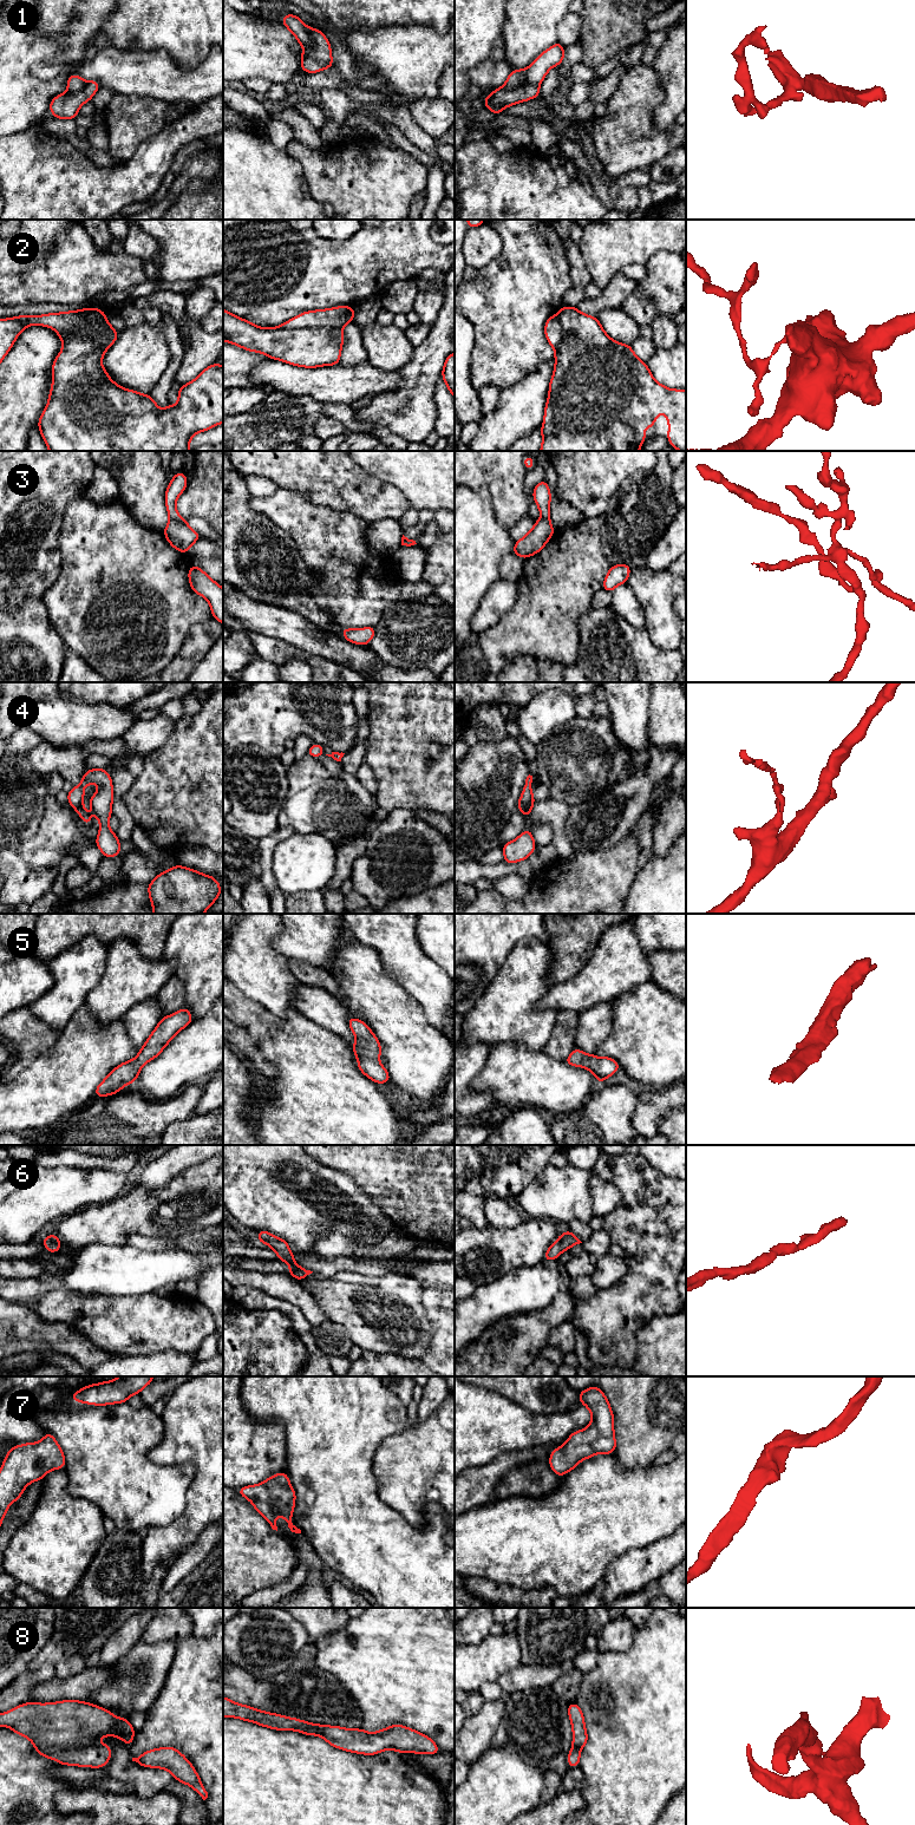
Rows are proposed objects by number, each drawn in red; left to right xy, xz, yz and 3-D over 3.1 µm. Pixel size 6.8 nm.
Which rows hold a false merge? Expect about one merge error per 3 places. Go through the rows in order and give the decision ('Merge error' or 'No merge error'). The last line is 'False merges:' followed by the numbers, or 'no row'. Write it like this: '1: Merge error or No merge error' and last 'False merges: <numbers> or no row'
1: Merge error
2: Merge error
3: Merge error
4: No merge error
5: No merge error
6: No merge error
7: No merge error
8: No merge error
False merges: 1, 2, 3

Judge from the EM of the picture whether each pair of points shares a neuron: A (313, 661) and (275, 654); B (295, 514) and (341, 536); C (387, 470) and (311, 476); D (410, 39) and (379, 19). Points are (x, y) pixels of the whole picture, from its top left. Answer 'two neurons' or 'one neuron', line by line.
A: one neuron
B: one neuron
C: two neurons
D: two neurons

